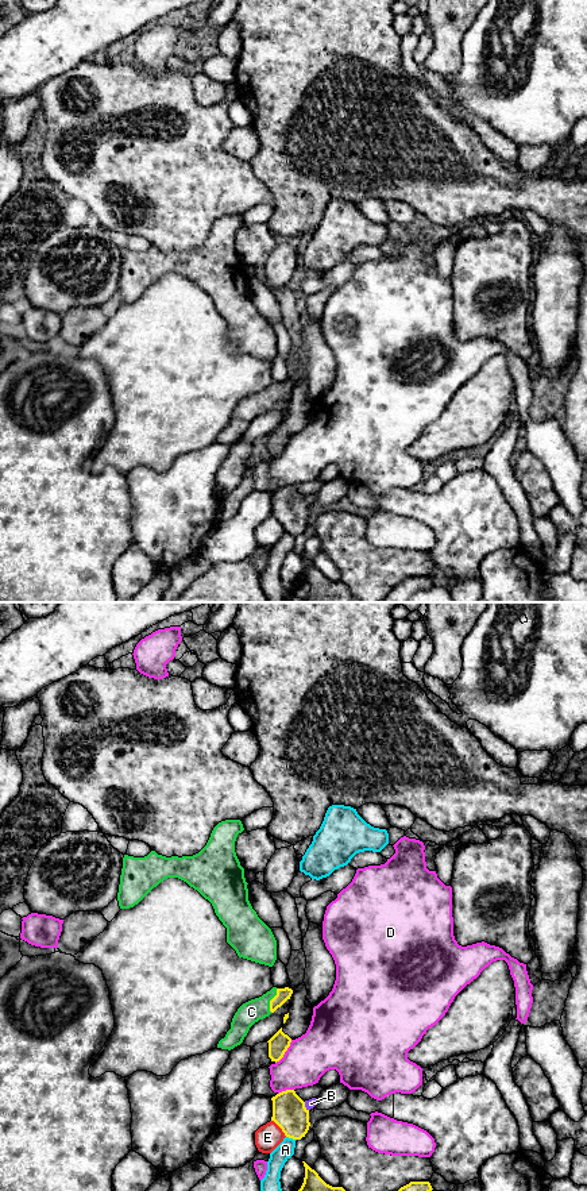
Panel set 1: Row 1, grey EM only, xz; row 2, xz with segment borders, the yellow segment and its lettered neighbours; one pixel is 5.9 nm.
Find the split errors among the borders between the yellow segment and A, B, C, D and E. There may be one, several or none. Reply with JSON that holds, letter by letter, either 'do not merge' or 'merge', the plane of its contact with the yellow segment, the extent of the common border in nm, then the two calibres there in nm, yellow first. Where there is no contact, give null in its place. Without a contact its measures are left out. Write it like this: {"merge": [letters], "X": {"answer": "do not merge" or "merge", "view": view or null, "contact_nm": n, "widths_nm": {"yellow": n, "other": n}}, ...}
{"merge": ["C"], "A": {"answer": "do not merge", "view": "xz", "contact_nm": 60, "widths_nm": {"yellow": 200, "other": 100}}, "B": {"answer": "do not merge", "view": "xz", "contact_nm": 60, "widths_nm": {"yellow": 200, "other": 60}}, "C": {"answer": "merge", "view": "xz", "contact_nm": 150, "widths_nm": {"yellow": 80, "other": 140}}, "D": {"answer": "do not merge", "view": "xz", "contact_nm": 170, "widths_nm": {"yellow": 120, "other": 280}}, "E": {"answer": "do not merge", "view": "xz", "contact_nm": 140, "widths_nm": {"yellow": 200, "other": 160}}}

